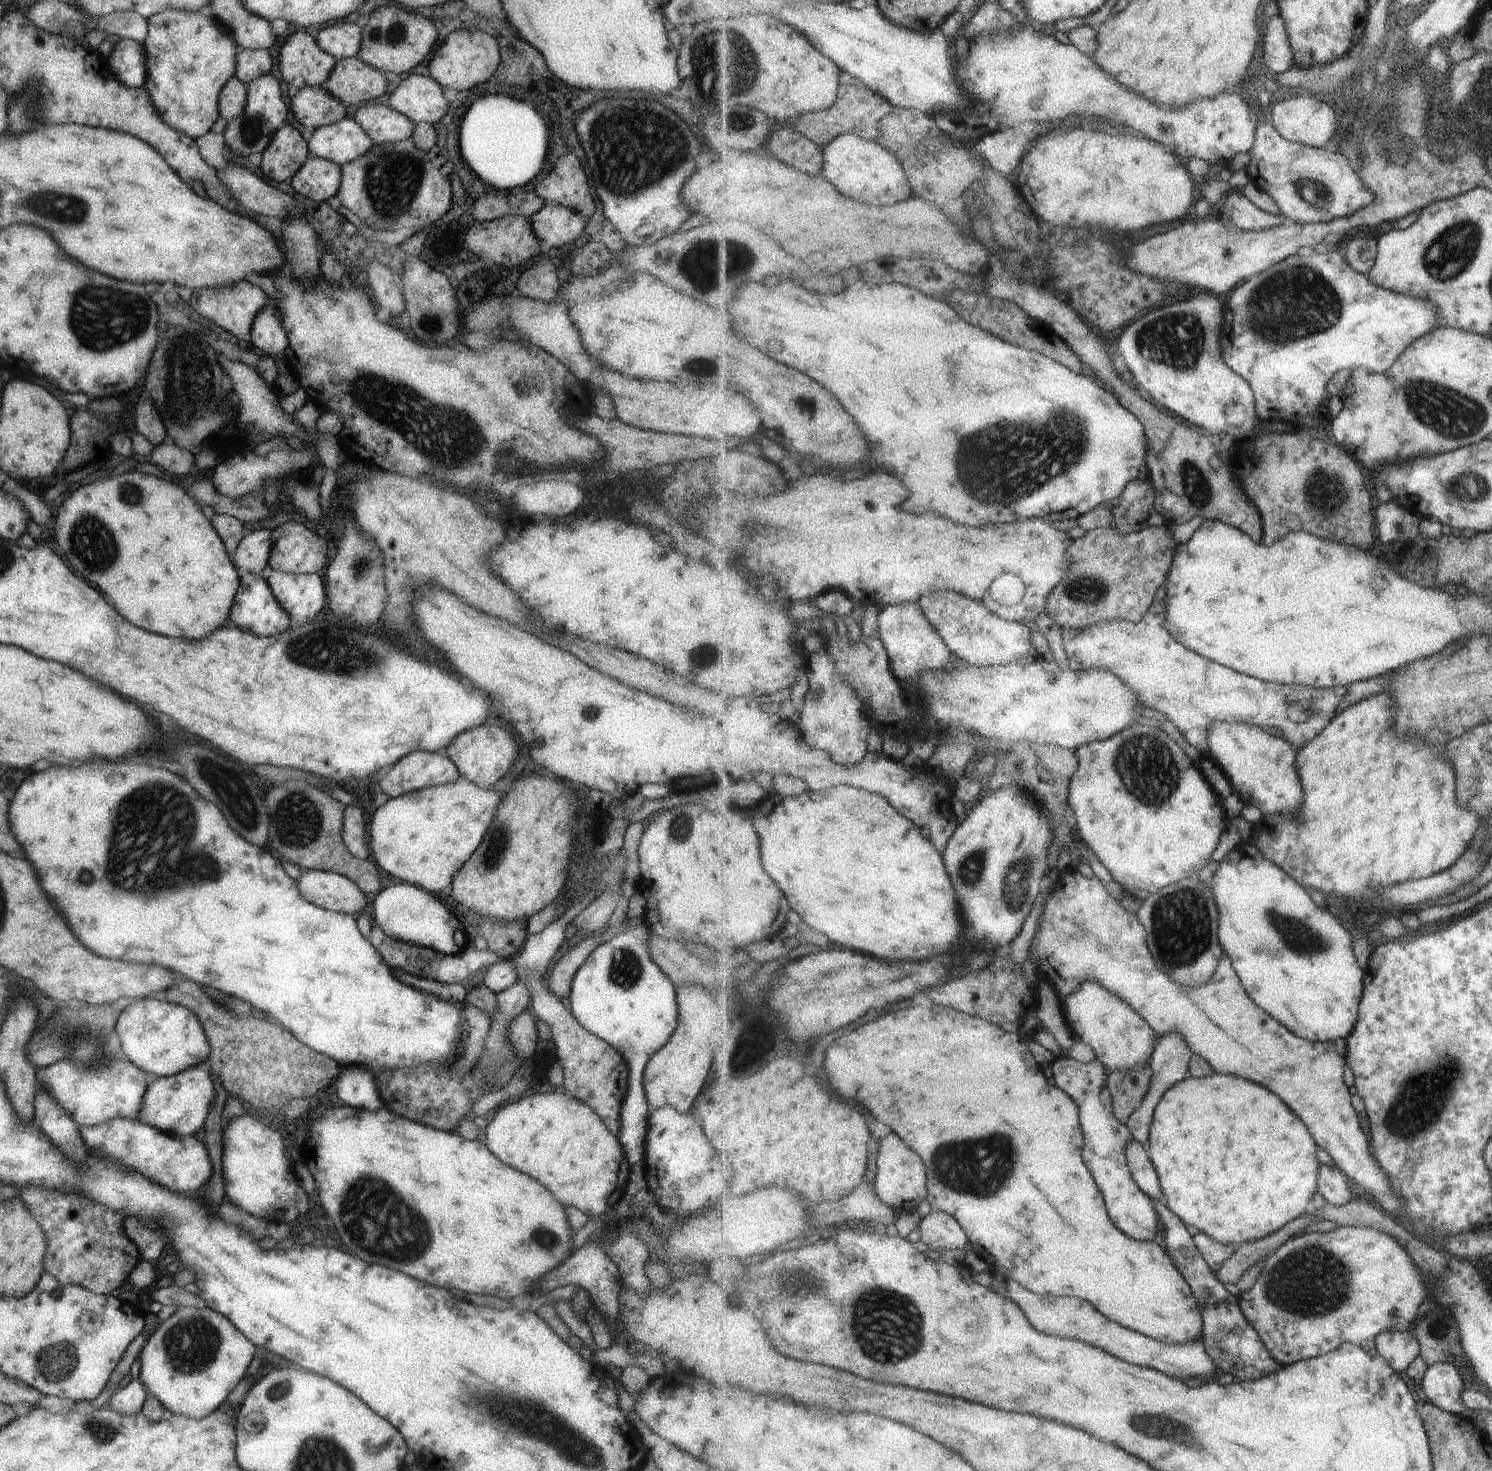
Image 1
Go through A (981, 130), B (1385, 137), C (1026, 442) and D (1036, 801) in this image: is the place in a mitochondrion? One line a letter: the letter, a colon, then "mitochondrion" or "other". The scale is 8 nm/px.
A: other
B: mitochondrion
C: mitochondrion
D: other

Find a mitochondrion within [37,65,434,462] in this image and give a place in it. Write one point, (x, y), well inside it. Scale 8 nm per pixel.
(130, 312)

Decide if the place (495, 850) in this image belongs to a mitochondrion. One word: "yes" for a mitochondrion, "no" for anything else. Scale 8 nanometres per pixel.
yes

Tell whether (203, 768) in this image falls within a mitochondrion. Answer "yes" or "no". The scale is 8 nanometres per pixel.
yes

